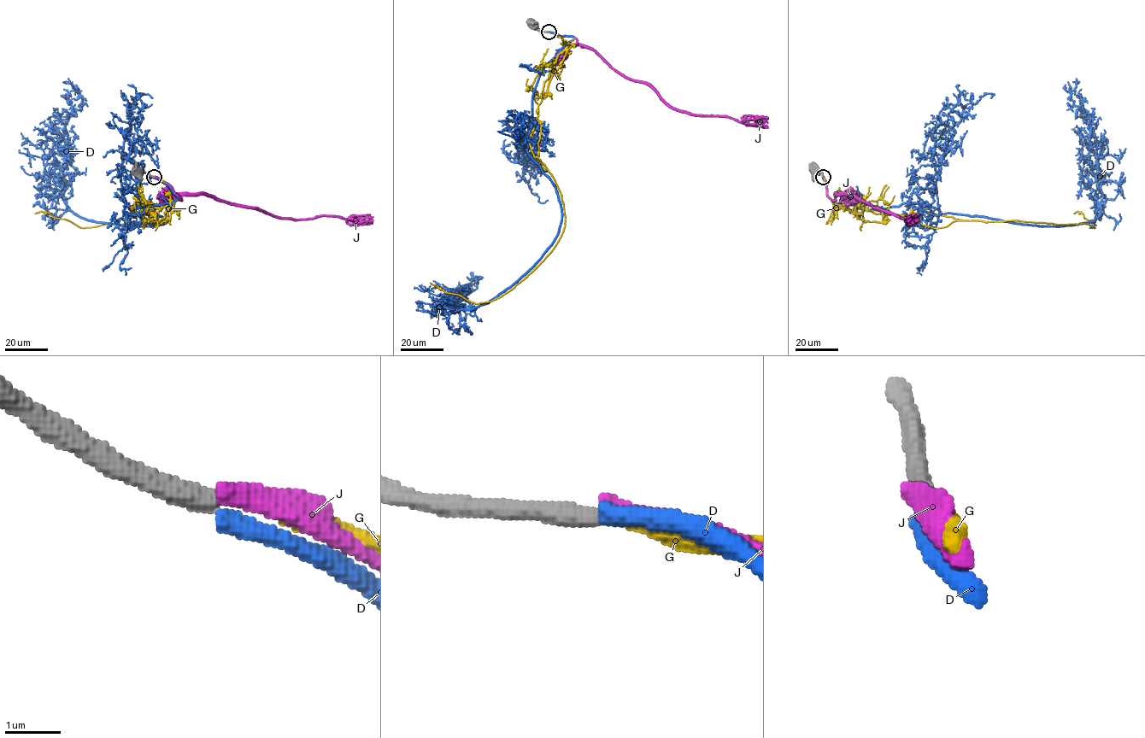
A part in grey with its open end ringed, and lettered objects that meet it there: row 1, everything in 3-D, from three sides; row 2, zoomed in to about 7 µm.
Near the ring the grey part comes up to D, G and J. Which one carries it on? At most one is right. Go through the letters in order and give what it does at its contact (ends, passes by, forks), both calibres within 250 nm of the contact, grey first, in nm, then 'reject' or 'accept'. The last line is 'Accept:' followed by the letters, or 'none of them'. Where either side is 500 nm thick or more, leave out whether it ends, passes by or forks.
D: it ends | 400/360 nm | accept
G: it ends | 400/240 nm | reject
J: it ends | 400/320 nm | reject
Accept: D

